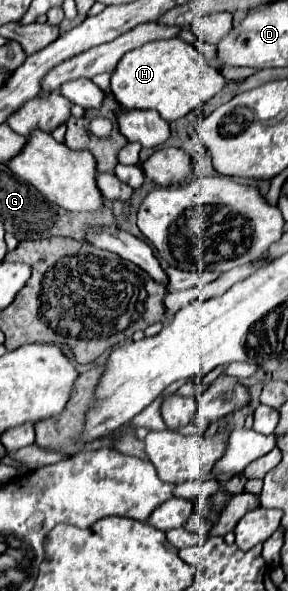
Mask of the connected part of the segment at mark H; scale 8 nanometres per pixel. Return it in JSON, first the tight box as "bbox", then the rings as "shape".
{"bbox":[111,38,225,122],"shape":[[[181,38],[153,40],[125,54],[111,74],[111,92],[121,106],[129,110],[157,110],[167,122],[185,116],[197,106],[205,104],[225,88],[221,72],[207,66],[205,58]]]}

